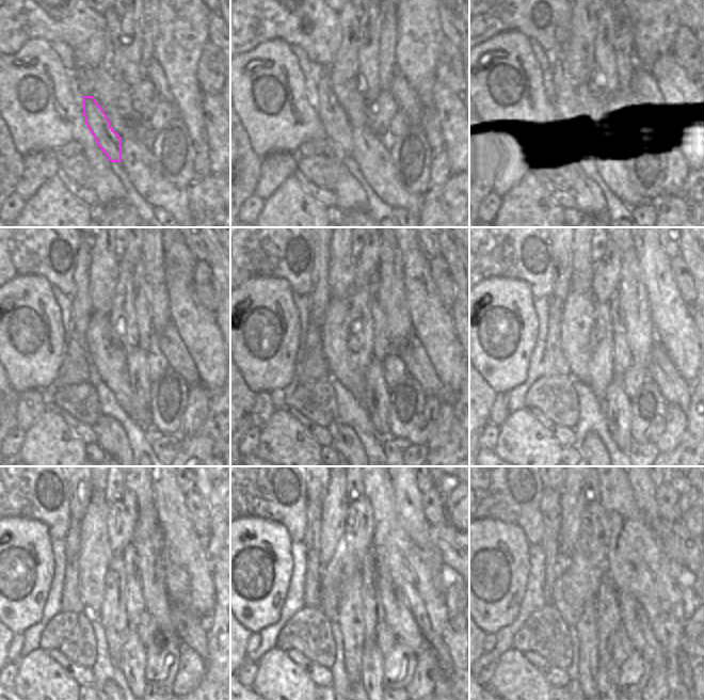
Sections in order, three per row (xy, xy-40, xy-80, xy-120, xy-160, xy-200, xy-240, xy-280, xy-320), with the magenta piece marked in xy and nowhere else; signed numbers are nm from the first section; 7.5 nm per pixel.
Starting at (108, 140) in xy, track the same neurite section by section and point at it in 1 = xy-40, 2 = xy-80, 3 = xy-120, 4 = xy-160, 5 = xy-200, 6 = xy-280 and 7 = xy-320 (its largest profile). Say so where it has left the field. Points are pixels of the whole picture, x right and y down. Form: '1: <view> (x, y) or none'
1: xy-40 (337, 128)
2: xy-80 (565, 106)
3: xy-120 (82, 312)
4: xy-160 (319, 297)
5: xy-200 (561, 249)
6: xy-280 (317, 488)
7: xy-320 (557, 488)

